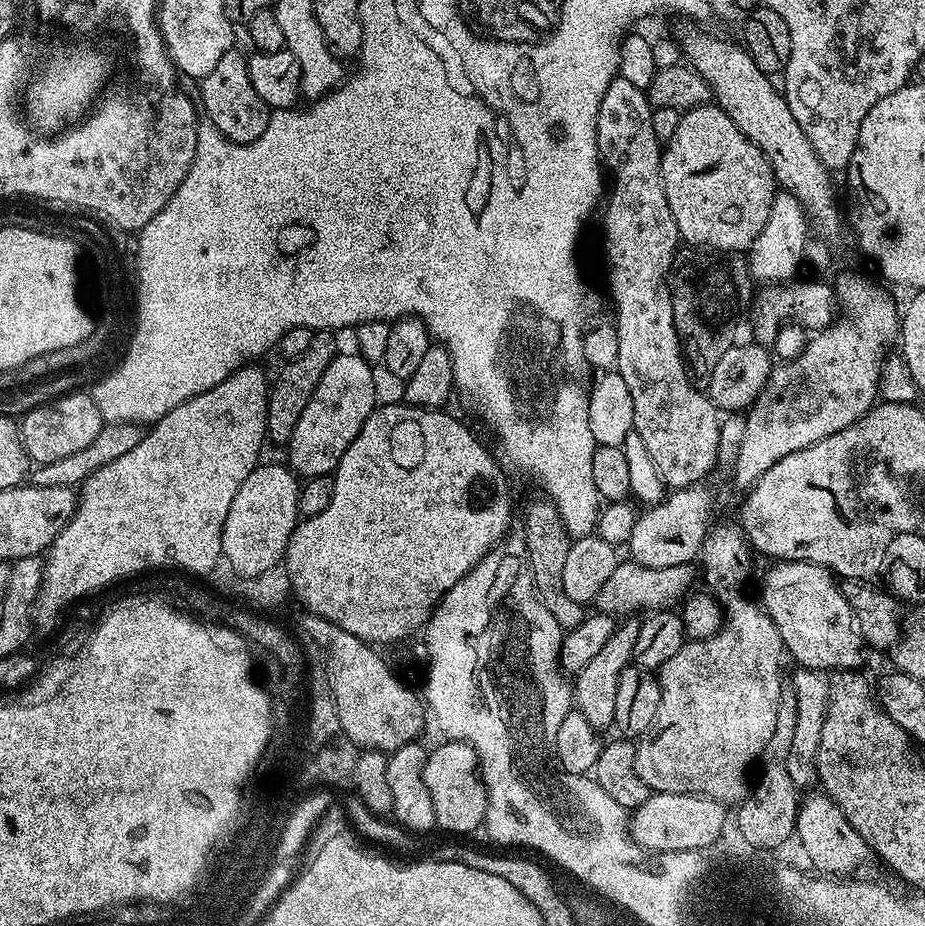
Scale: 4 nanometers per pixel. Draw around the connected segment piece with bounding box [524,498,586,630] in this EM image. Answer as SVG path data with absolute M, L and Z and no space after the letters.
M548 498L532 500L528 504L528 517L524 520L524 540L528 543L526 563L532 573L532 581L536 587L536 596L554 614L554 622L558 622L561 630L577 628L586 615L585 605L574 602L566 594L566 586L562 586L566 554L570 554L573 537L569 536L562 518L558 514L555 503Z

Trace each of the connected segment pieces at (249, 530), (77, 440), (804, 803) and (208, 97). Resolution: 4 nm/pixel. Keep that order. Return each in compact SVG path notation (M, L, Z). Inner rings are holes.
M257 464L246 482L238 486L238 494L234 494L234 502L230 502L230 514L226 514L226 526L222 526L222 560L229 564L238 577L254 577L264 570L279 565L284 558L284 551L292 537L292 531L297 526L300 511L298 510L298 494L301 481L291 468L280 464Z
M73 390L63 396L56 397L48 404L38 406L27 412L19 421L20 437L26 446L26 454L33 465L58 462L58 458L66 458L70 454L78 454L78 450L86 450L94 438L98 438L106 421L100 416L98 406L92 401L87 391Z
M808 794L799 801L796 818L795 839L800 839L800 848L808 855L808 860L817 868L817 873L828 878L848 878L859 864L870 857L867 842L850 826L842 810L826 794ZM808 796L808 797L806 797Z
M233 50L222 54L220 61L214 65L214 70L210 70L210 74L199 81L198 88L203 115L227 140L232 140L235 144L249 144L262 134L262 130L266 130L270 109L266 102L262 102L262 98L258 98L258 93L250 83L245 53Z

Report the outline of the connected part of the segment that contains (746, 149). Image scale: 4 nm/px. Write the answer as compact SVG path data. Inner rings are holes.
M712 102L698 105L696 108L685 111L681 115L678 122L678 130L674 130L674 138L670 138L663 145L660 154L660 173L662 174L662 186L666 190L666 202L670 206L670 214L674 214L674 222L680 231L681 241L685 245L714 252L747 253L752 246L752 240L758 238L758 233L762 230L762 226L766 226L766 218L770 218L770 206L774 202L775 194L778 191L772 168L766 162L762 150L758 150L758 146L754 146L754 142L750 142L750 138L746 138L746 134L742 134L742 130L738 130L738 126L734 126L734 122L730 122L730 118L723 108Z

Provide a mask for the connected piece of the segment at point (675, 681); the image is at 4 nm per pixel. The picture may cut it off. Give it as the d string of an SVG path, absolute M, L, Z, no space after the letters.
M739 523L720 524L709 531L708 537L704 540L702 549L702 561L704 560L704 580L707 591L715 596L720 607L724 609L724 625L720 627L719 632L715 632L710 638L705 640L693 640L685 642L682 650L678 650L678 654L674 654L674 658L670 658L658 670L658 679L660 682L660 705L658 706L658 714L656 720L648 727L648 731L639 737L636 744L636 773L638 778L642 778L642 782L646 782L646 786L652 792L691 792L694 796L708 796L712 800L719 800L725 806L739 805L750 792L750 773L753 771L754 765L760 758L766 742L773 733L774 722L777 721L777 711L779 702L779 690L782 681L780 675L780 656L785 655L784 643L778 634L778 630L774 626L774 622L770 622L770 618L760 607L755 599L747 600L740 591L744 588L744 583L748 580L748 559L754 556L753 549L747 540L744 539L744 532L740 529Z

